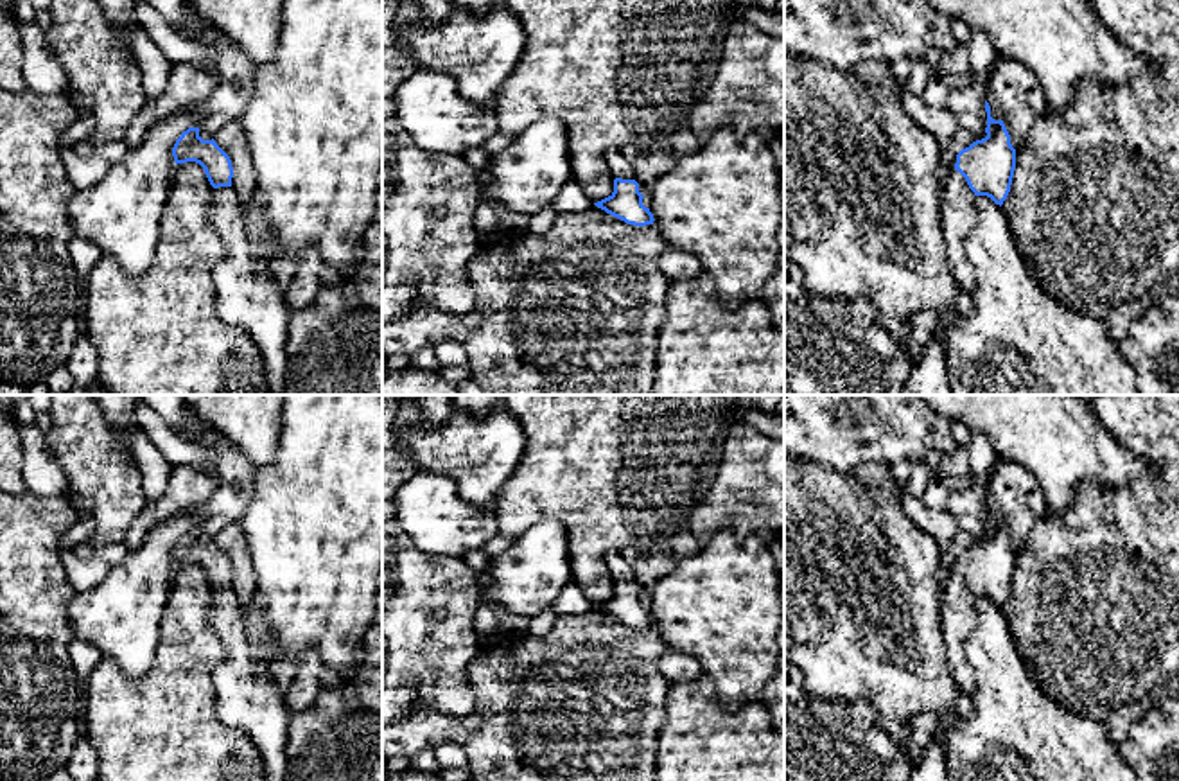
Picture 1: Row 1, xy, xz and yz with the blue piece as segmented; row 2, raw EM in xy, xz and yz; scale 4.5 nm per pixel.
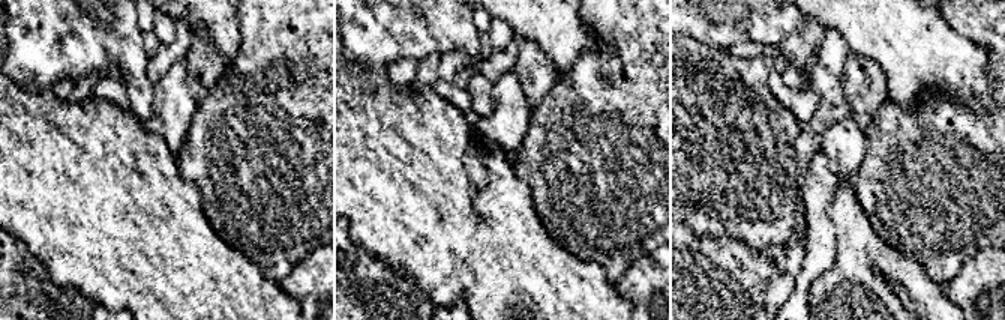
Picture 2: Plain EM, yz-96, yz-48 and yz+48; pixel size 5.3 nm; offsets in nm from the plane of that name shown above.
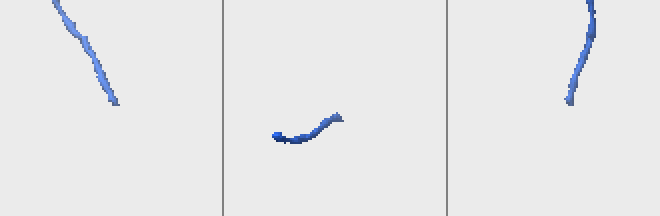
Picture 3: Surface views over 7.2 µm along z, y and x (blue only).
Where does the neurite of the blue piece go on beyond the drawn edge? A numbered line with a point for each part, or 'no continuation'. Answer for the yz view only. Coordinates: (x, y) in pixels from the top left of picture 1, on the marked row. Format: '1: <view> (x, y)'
1: yz (959, 210)

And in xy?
1: xy (246, 297)

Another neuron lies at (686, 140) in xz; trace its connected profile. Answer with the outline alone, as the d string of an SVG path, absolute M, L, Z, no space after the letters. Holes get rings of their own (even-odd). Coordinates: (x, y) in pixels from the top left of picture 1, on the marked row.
M684 124L673 135L657 142L626 144L619 153L632 163L639 192L644 196L659 176L666 174L682 156L693 154L700 147L702 140L689 124Z

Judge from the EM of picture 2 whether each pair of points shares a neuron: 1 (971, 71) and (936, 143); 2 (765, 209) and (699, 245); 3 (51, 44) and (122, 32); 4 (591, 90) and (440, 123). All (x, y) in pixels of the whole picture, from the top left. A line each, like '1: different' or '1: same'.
1: different
2: different
3: same
4: different

